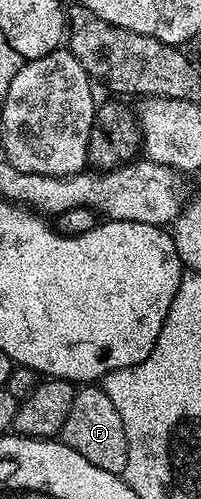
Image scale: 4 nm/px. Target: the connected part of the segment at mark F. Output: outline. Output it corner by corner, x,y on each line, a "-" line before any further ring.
77,387
72,409
70,414
66,414
66,422
58,438
70,446
70,450
78,450
86,462
98,466
98,470
106,470
115,476
120,476
126,470
126,426
122,426
122,414
118,414
103,387

